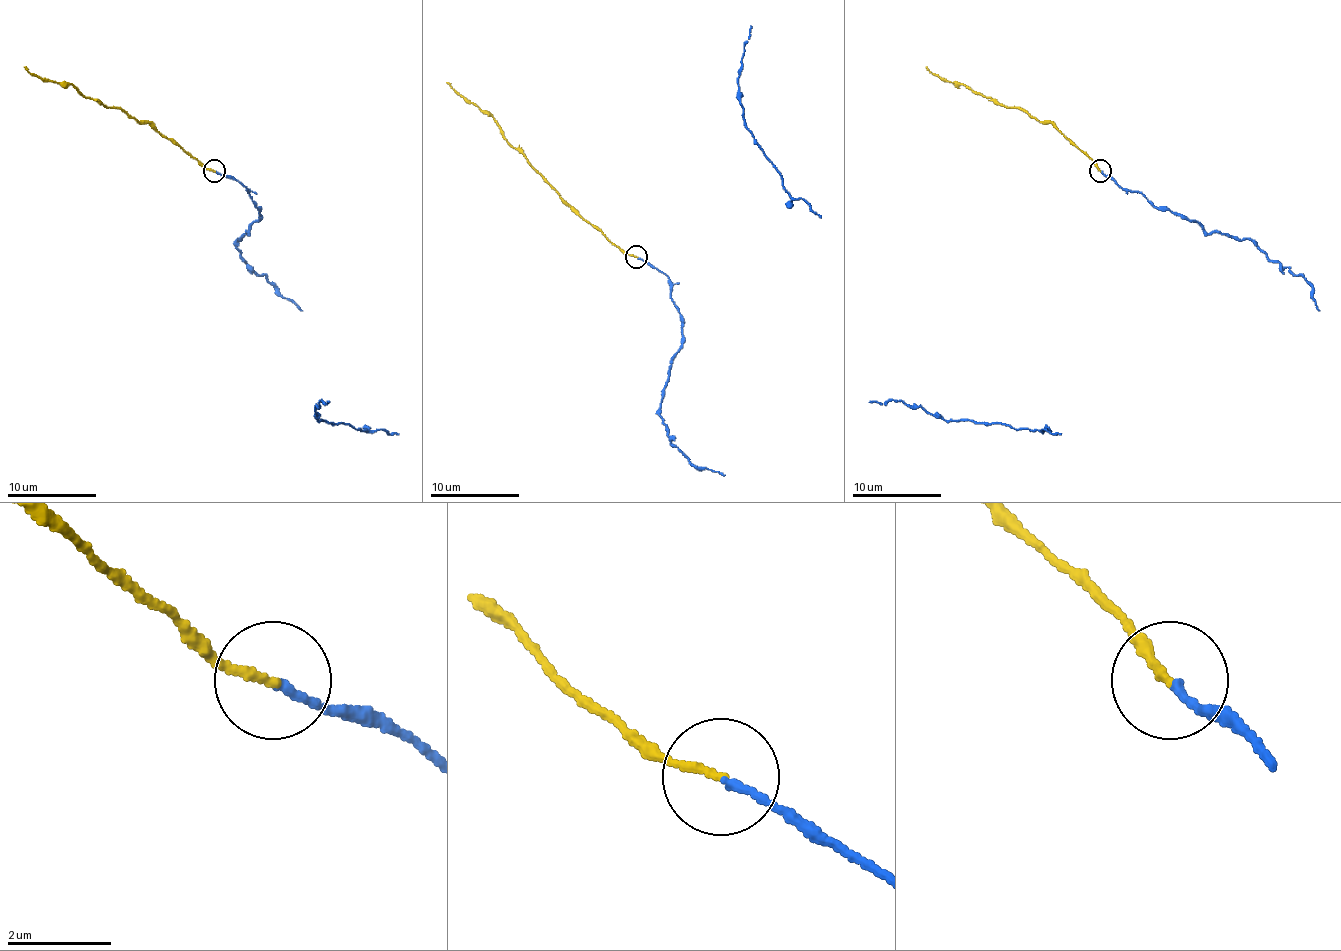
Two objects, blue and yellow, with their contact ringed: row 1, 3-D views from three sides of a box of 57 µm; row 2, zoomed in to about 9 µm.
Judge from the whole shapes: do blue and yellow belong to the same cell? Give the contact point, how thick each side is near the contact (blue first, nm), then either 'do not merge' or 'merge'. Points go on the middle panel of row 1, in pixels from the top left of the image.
(636, 257) | 150/150 nm | merge

